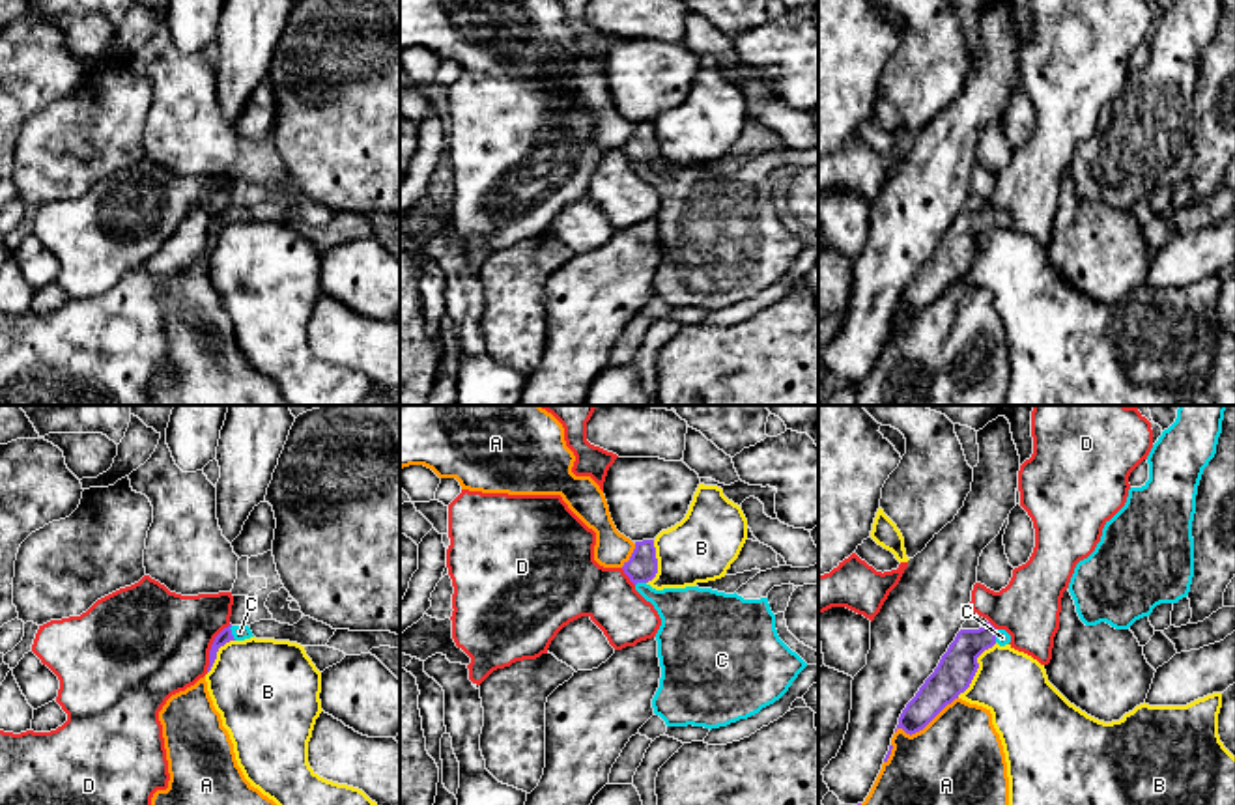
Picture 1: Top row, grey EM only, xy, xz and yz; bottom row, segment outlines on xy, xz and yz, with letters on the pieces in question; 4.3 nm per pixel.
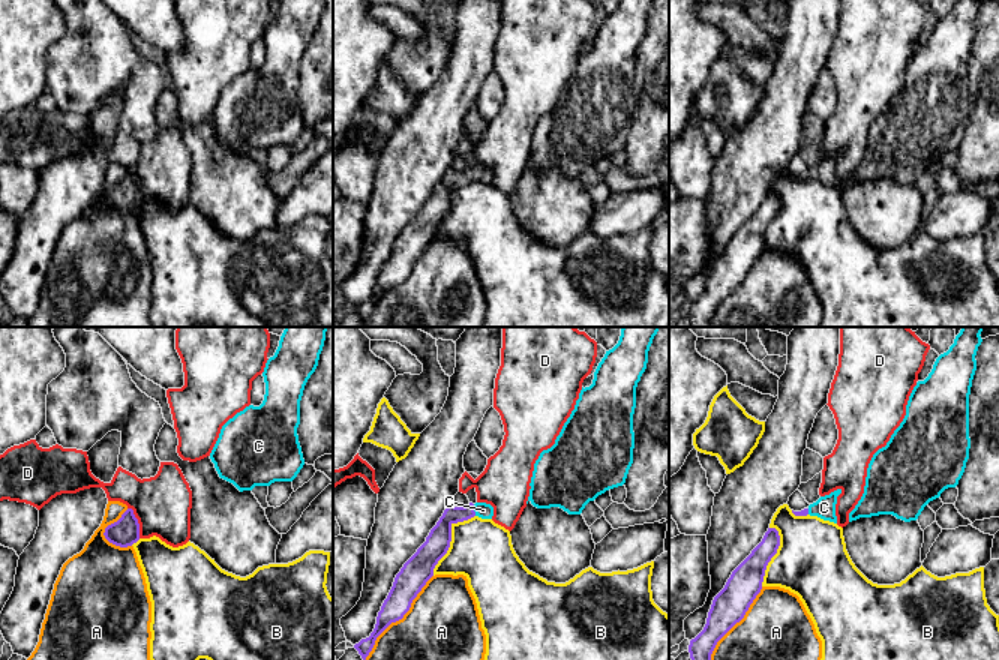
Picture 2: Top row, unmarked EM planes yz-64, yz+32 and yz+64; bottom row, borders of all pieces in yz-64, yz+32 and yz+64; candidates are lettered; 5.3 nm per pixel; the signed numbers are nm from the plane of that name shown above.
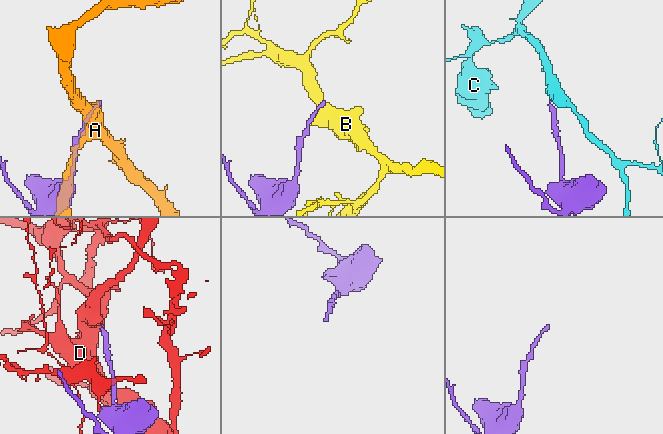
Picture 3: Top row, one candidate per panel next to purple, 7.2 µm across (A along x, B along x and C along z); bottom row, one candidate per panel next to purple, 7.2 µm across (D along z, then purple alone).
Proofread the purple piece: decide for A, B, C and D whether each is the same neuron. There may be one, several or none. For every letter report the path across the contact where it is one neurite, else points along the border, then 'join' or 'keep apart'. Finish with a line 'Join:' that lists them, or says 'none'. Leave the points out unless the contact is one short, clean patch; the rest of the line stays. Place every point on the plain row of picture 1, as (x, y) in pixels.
A: keep apart
B: keep apart
C: way xy (225, 217), (230, 215), (240, 213); join
D: border xy (230, 206), (215, 219), (206, 253); keep apart
Join: C

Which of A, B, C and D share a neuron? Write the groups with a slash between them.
A / B / C / D

